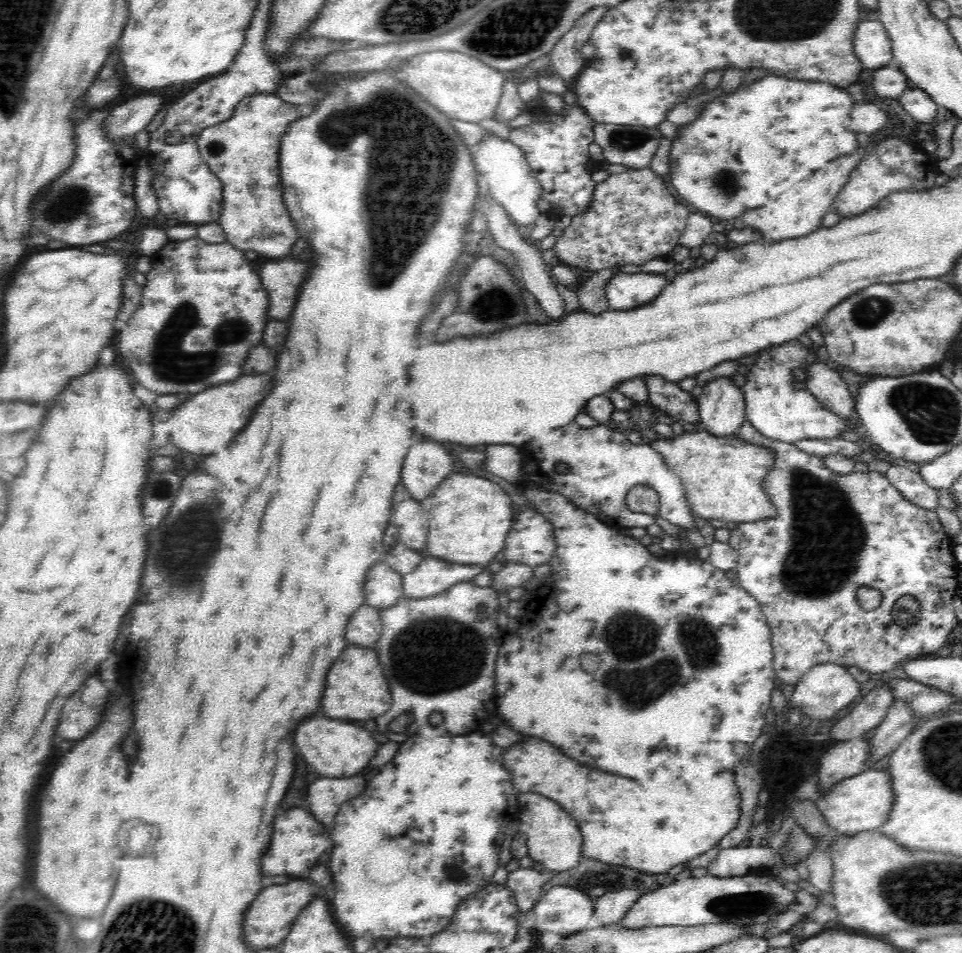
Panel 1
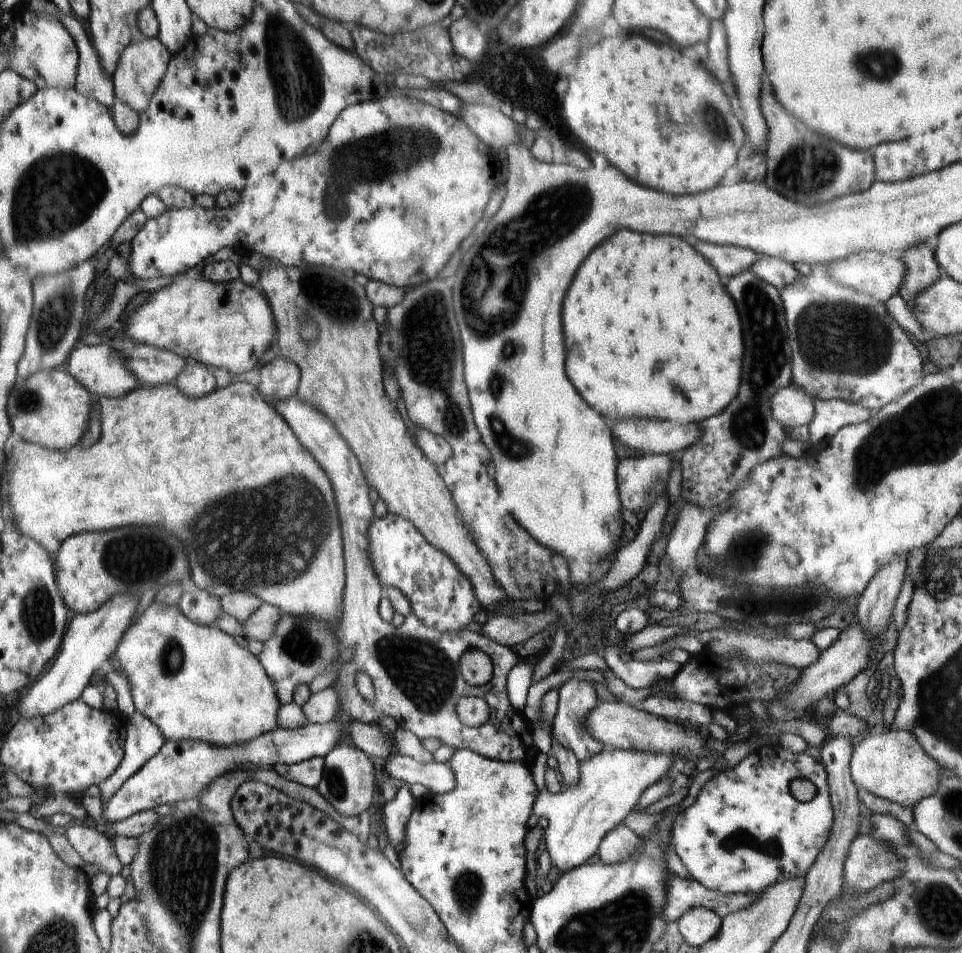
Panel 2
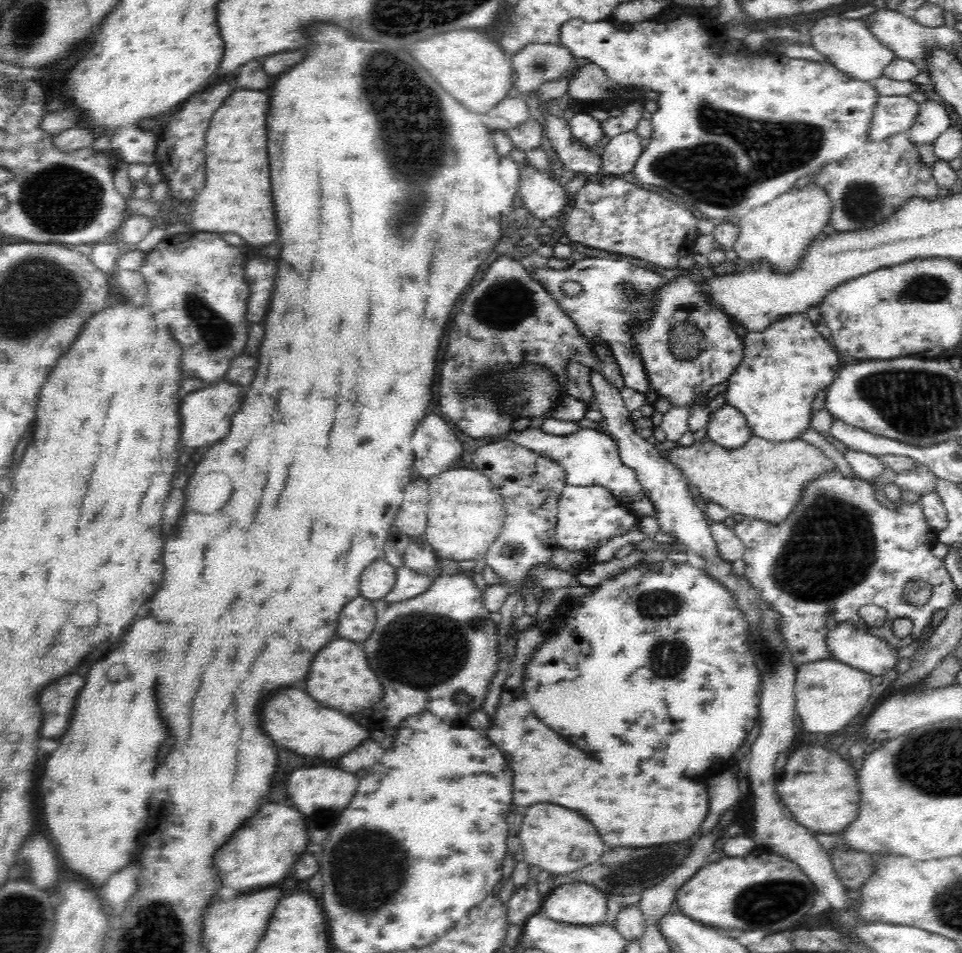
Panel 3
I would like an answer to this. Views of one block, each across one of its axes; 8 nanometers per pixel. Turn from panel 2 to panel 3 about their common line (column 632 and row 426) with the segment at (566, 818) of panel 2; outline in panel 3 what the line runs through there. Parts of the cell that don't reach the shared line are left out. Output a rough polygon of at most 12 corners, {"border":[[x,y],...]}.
{"border":[[807,312],[742,334],[725,404],[800,440],[840,354]]}

